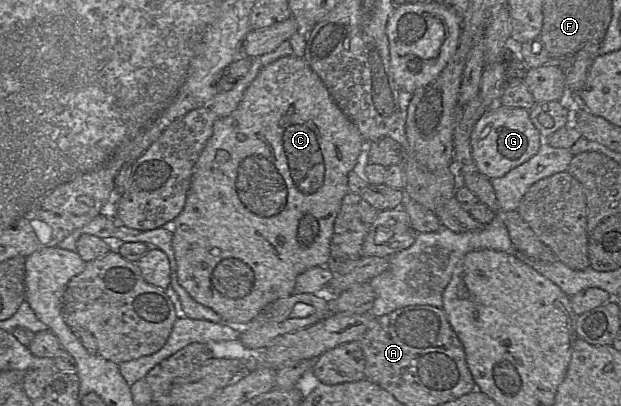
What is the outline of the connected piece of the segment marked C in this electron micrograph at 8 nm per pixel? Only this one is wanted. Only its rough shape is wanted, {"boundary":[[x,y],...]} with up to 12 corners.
{"boundary":[[304,58],[214,123],[179,284],[246,326],[327,266],[365,144]]}

